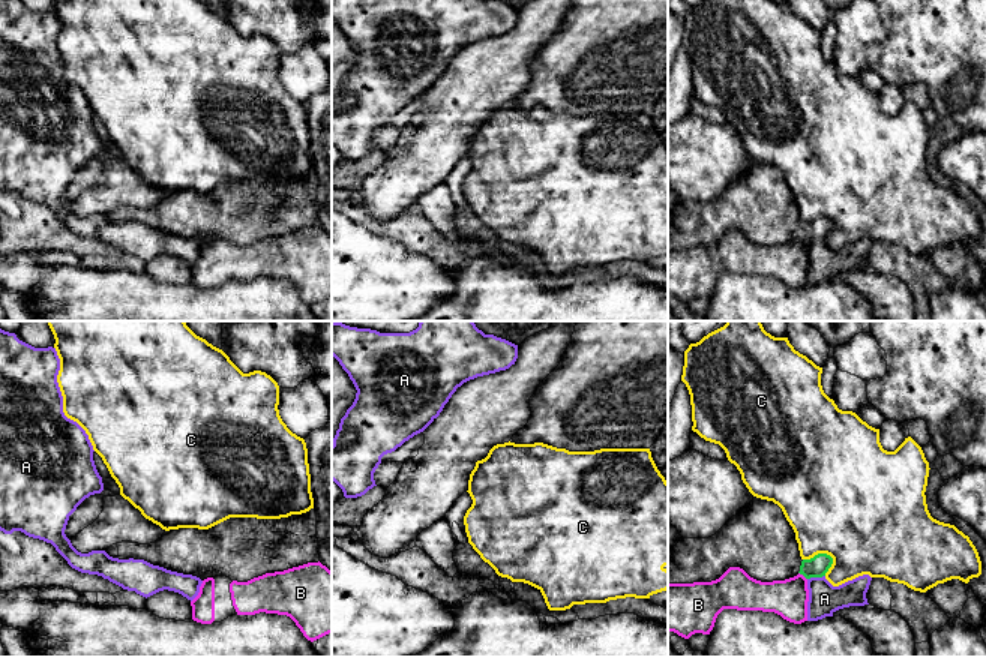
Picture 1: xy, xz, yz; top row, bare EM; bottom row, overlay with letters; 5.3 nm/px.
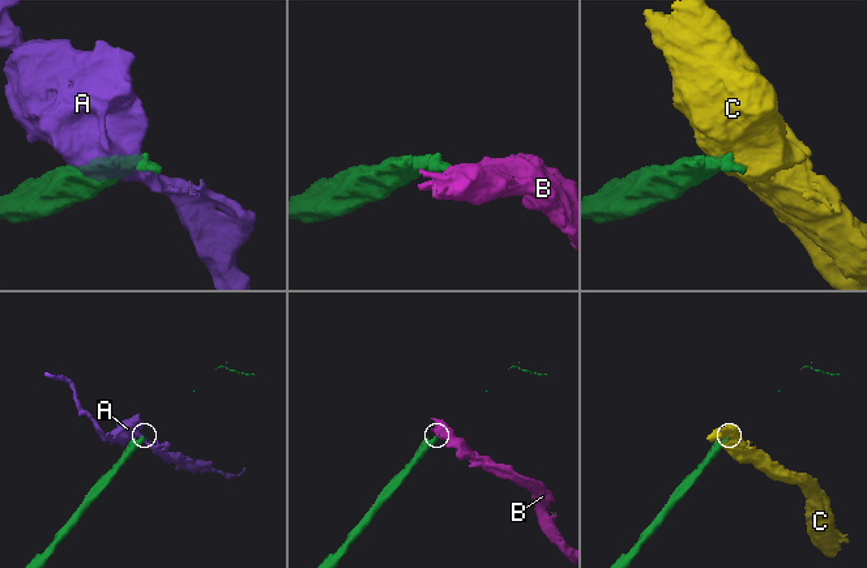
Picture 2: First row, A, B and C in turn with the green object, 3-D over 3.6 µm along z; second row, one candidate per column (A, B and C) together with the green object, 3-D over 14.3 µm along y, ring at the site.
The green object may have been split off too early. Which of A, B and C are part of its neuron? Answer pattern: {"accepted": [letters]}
{"accepted": []}

